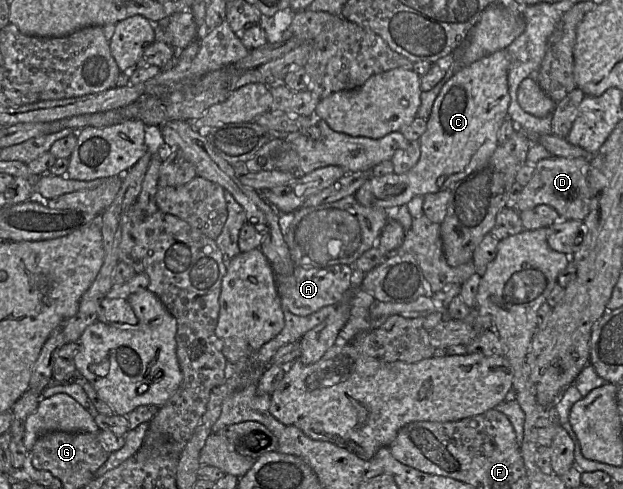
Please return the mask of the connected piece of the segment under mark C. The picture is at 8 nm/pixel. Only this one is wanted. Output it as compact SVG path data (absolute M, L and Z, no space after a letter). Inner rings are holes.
M505 49L494 52L469 66L458 69L439 92L427 128L419 139L421 154L417 164L405 174L391 173L373 176L354 194L366 207L398 208L418 195L425 196L440 190L452 189L453 185L488 162L498 147L498 131L508 116L510 94L508 88L509 60Z

